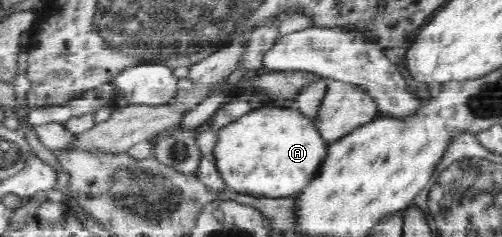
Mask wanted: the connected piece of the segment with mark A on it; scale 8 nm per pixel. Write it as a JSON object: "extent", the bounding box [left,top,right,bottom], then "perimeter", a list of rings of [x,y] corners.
{"extent":[211,105,328,197],"perimeter":[[[265,105],[252,109],[223,127],[217,126],[215,130],[218,131],[218,141],[211,155],[221,178],[230,190],[252,197],[293,197],[316,176],[328,147],[321,141],[317,129],[311,125],[310,118],[297,107]]]}

